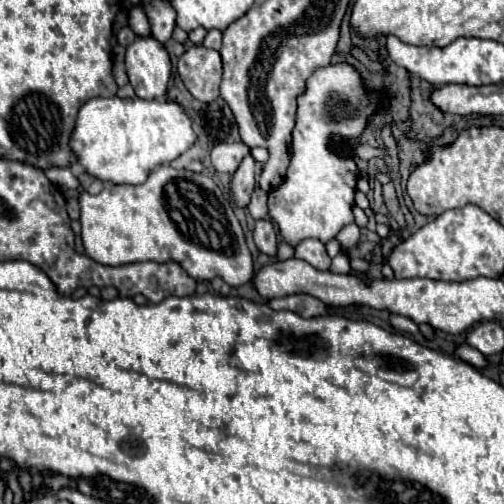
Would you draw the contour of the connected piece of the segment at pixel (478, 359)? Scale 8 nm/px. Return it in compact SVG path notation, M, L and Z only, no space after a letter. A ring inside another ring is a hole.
M467 344L458 346L454 355L477 368L482 368L487 365L485 356Z

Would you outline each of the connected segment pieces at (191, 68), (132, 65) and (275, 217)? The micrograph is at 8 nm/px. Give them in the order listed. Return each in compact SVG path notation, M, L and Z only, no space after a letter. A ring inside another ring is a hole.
M192 46L178 60L178 74L194 98L212 102L220 96L218 86L222 78L222 60L216 50Z
M152 36L136 38L126 48L126 74L138 98L162 100L172 74L170 56Z
M336 64L326 66L314 74L314 78L308 78L306 92L298 98L298 118L296 126L292 130L292 158L286 172L284 182L274 188L268 194L268 220L272 220L278 226L280 238L290 244L292 248L300 244L306 238L316 238L322 244L336 238L336 234L354 222L352 206L354 206L354 192L356 192L356 180L358 180L358 168L352 156L346 156L344 152L334 154L330 136L340 134L346 140L354 140L362 134L368 118L376 110L380 98L374 94L366 94L362 88L362 80L358 72L348 64Z

